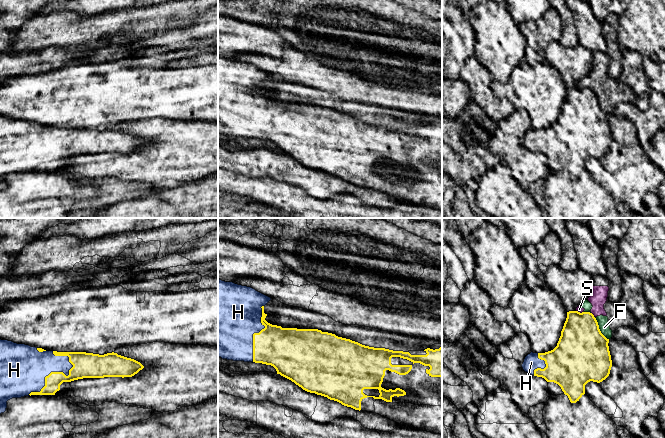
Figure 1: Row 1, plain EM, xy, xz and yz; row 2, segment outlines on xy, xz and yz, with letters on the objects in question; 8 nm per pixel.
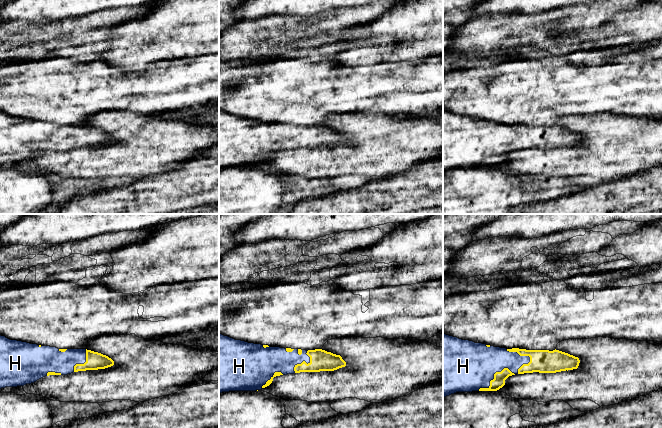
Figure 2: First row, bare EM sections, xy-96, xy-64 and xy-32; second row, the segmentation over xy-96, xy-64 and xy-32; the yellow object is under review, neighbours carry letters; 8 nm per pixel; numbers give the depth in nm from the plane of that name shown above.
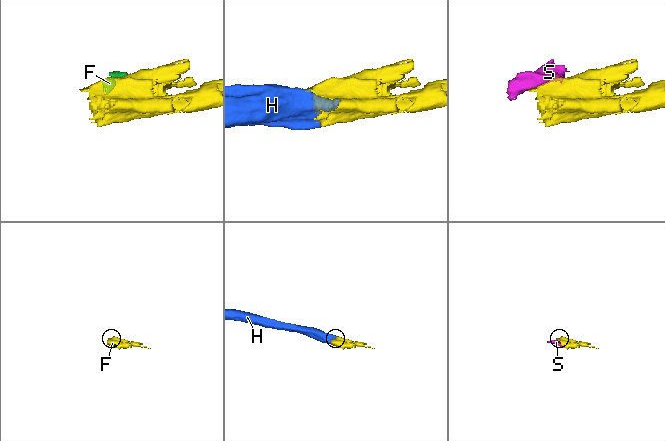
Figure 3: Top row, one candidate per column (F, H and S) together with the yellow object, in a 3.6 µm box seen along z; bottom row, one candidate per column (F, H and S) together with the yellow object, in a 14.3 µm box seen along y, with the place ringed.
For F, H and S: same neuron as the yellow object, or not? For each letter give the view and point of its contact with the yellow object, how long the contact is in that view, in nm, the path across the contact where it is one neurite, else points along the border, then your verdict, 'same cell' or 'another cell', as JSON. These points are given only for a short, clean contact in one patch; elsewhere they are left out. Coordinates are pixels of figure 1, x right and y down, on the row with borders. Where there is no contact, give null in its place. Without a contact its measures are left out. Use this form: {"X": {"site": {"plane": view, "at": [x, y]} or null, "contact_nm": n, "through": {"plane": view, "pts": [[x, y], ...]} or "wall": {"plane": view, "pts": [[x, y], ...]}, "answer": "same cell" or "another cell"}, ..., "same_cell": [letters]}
{"F": {"site": {"plane": "yz", "at": [598, 328]}, "contact_nm": 220, "answer": "another cell"}, "H": {"site": {"plane": "xy", "at": [52, 372]}, "contact_nm": 440, "answer": "same cell"}, "S": {"site": {"plane": "yz", "at": [593, 315]}, "contact_nm": 50, "answer": "another cell"}, "same_cell": ["H"]}

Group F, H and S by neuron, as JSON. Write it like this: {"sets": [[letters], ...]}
{"sets": [["F", "S"], ["H"]]}

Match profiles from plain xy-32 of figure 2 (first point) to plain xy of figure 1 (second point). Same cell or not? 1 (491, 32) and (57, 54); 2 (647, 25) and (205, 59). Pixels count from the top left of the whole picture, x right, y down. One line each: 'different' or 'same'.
1: different
2: same

